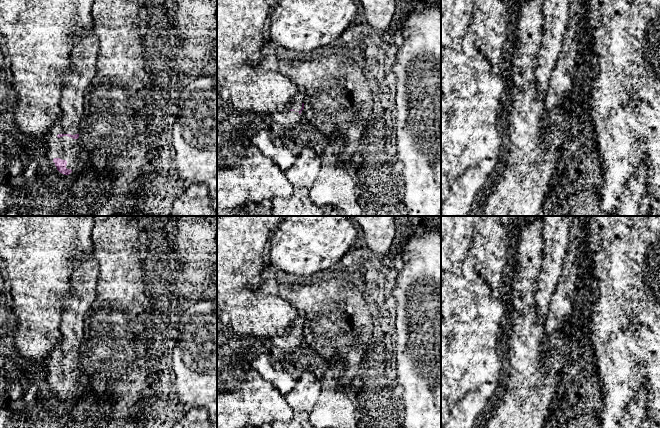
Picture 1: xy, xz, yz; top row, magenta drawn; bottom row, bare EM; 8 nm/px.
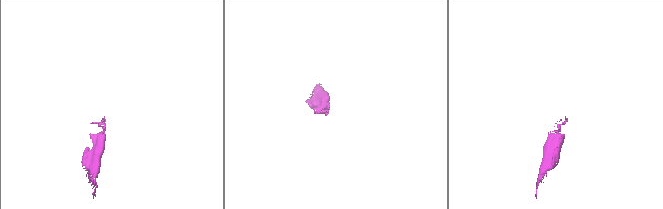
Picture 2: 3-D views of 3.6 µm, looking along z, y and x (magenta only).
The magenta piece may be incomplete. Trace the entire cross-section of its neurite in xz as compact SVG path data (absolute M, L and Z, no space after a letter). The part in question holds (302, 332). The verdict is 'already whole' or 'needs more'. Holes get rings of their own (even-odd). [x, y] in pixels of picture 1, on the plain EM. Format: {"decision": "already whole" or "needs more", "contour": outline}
{"decision": "needs more", "contour": "M301 311L298 316L296 317L293 325L287 332L290 335L298 335L301 338L302 334L304 333L304 322L305 322L305 314Z"}

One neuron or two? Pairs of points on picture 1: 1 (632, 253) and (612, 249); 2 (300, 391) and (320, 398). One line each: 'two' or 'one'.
1: two
2: two

